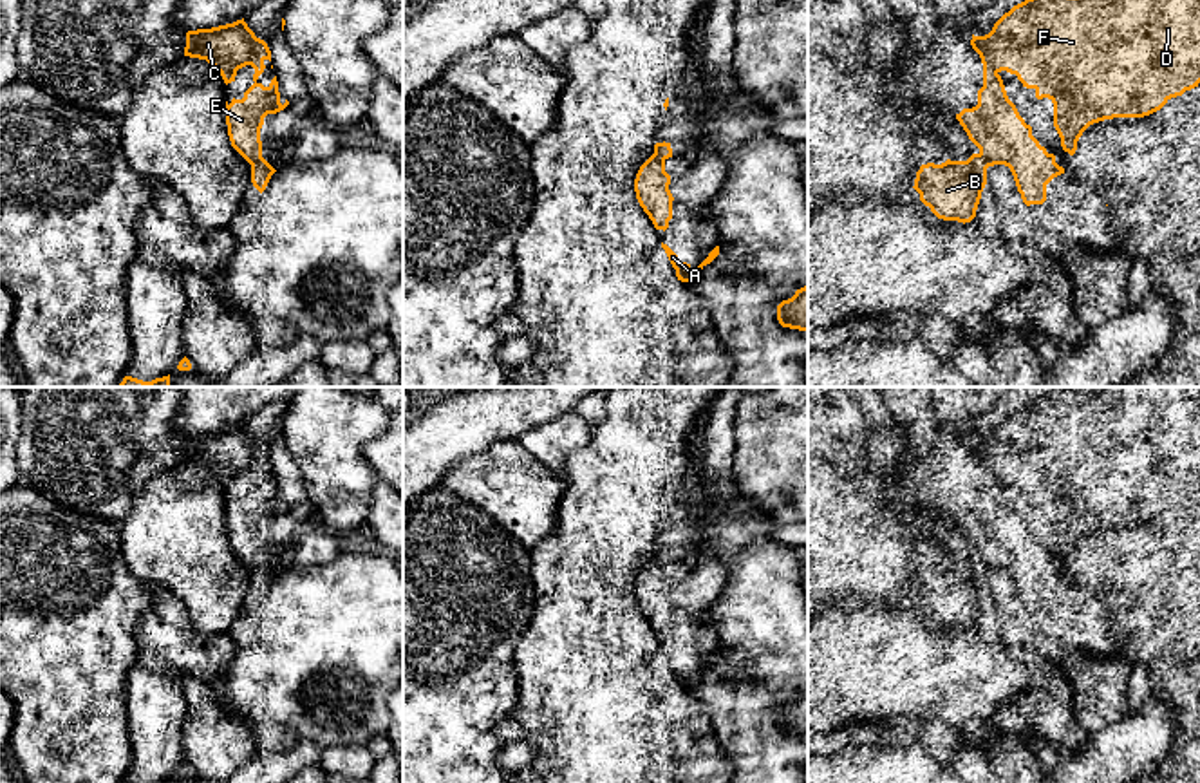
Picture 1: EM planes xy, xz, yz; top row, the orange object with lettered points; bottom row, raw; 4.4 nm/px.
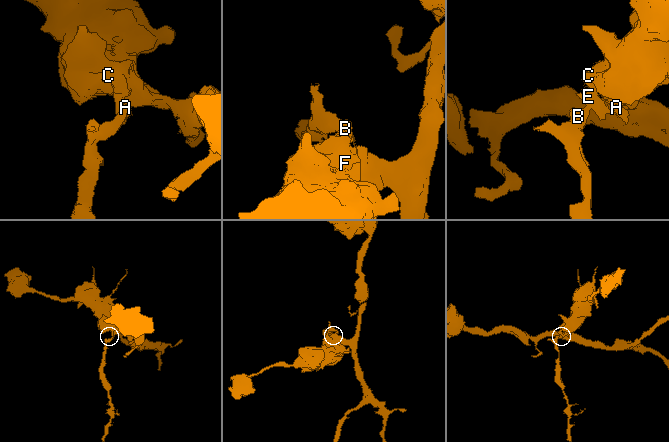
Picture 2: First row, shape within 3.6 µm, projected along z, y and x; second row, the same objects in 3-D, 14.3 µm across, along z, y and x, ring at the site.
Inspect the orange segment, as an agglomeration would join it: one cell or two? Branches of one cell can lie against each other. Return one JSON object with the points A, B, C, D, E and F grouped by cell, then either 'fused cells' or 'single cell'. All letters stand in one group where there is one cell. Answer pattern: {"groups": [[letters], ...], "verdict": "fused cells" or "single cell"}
{"groups": [["A", "C", "D", "E", "F"], ["B"]], "verdict": "fused cells"}

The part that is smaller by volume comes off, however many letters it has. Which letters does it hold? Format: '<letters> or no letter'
B

